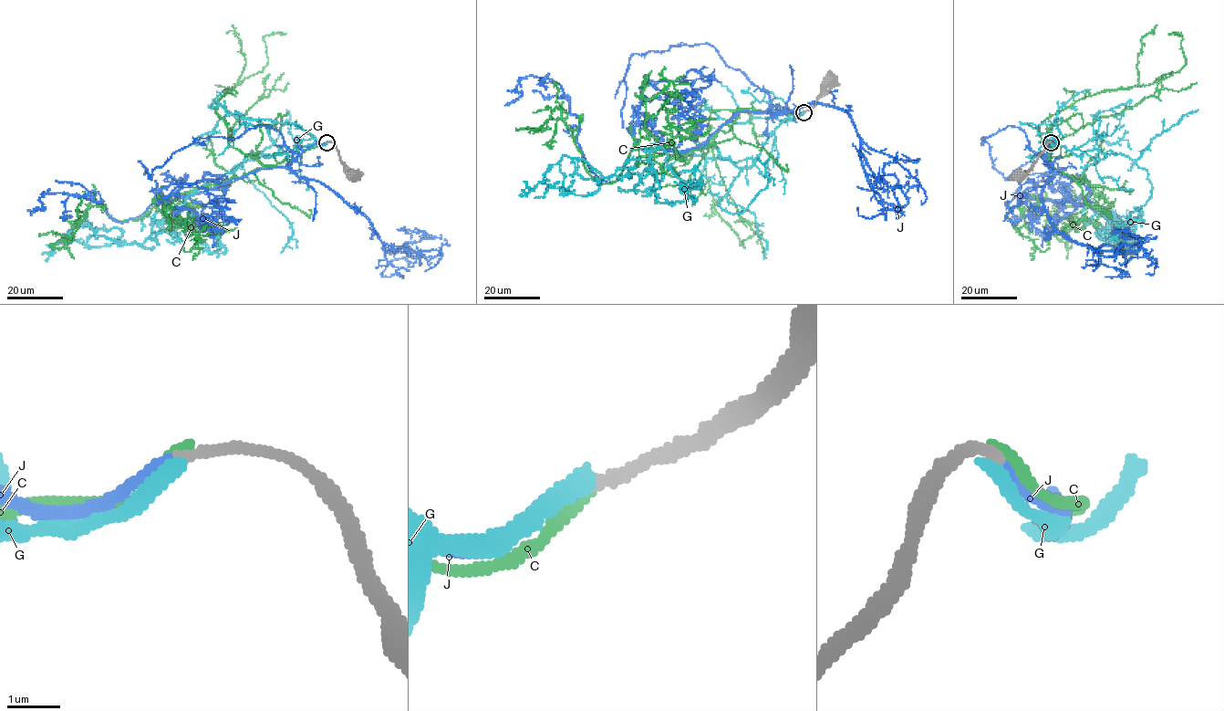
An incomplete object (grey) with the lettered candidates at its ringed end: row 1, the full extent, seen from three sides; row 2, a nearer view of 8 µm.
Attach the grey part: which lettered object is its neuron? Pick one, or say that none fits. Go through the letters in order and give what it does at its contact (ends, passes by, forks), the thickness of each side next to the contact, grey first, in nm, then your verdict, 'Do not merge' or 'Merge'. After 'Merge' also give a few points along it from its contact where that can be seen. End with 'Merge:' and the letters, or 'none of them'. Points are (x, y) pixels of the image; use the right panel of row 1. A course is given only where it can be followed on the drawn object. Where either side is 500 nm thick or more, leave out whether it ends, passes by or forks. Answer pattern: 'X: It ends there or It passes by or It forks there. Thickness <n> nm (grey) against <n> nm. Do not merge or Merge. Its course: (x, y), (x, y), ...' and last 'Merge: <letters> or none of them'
C: It ends there. Thickness 240 nm (grey) against 240 nm. Do not merge
G: It ends there. Thickness 240 nm (grey) against 240 nm. Do not merge
J: It ends there. Thickness 220 nm (grey) against 240 nm. Merge. Its course: (1051, 142), (1051, 169), (1081, 182), (1090, 191), (1085, 200), (1120, 220), (1083, 203), (1014, 193), (1044, 211)
Merge: J

